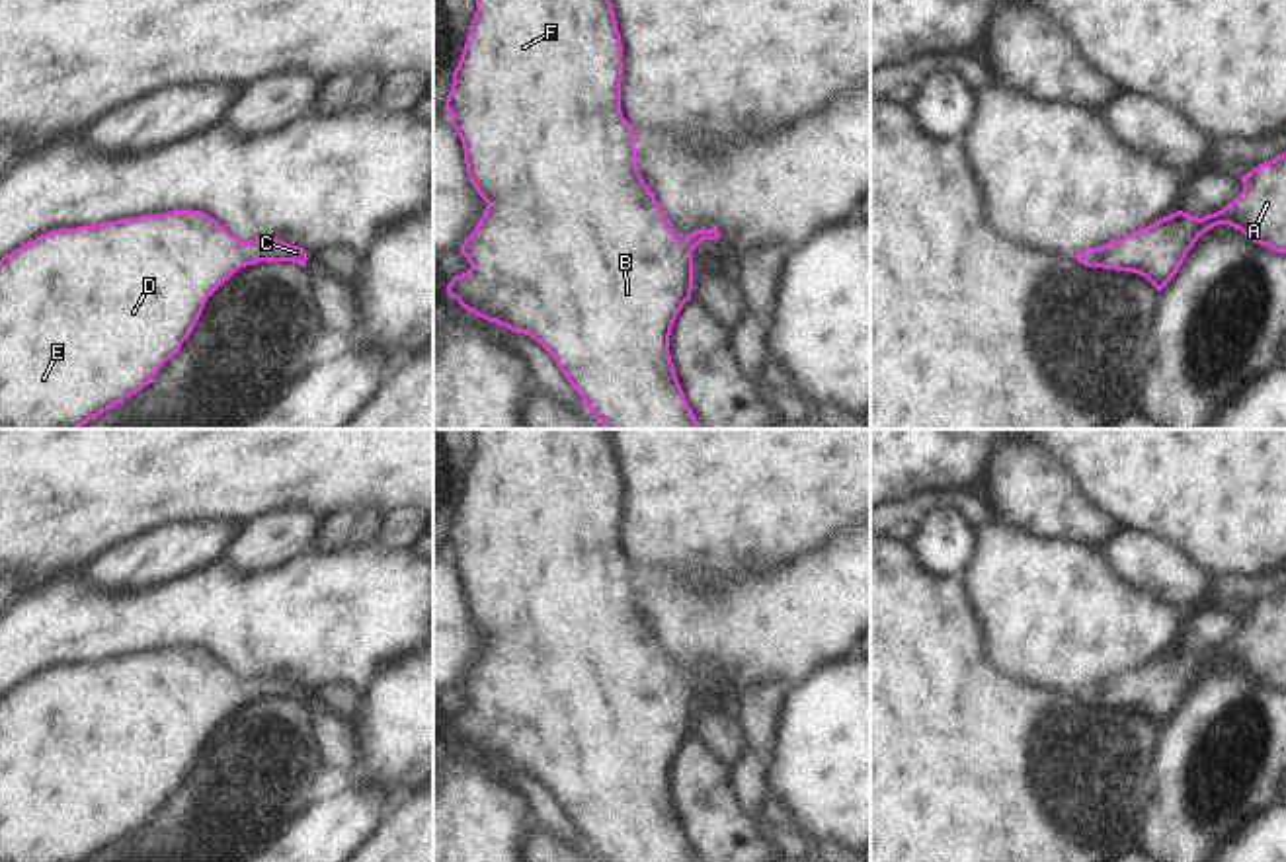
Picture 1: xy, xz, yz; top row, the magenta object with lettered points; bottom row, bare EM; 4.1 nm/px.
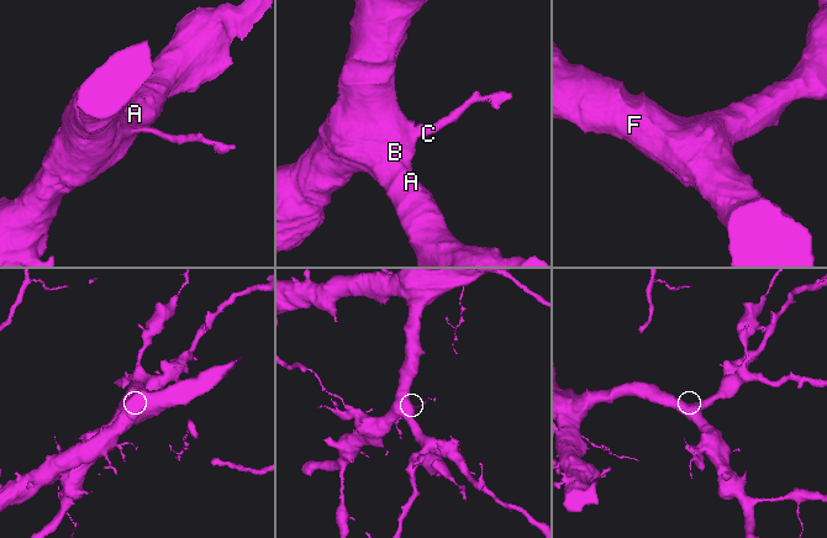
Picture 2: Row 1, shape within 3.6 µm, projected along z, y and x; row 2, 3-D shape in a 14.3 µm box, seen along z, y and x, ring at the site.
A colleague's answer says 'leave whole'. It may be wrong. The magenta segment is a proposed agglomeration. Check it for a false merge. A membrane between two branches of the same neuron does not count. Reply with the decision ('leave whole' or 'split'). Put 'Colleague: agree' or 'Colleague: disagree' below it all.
leave whole
Colleague: agree

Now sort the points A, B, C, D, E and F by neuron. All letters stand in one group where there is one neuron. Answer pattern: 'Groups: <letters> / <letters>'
Groups: A B C D E F

